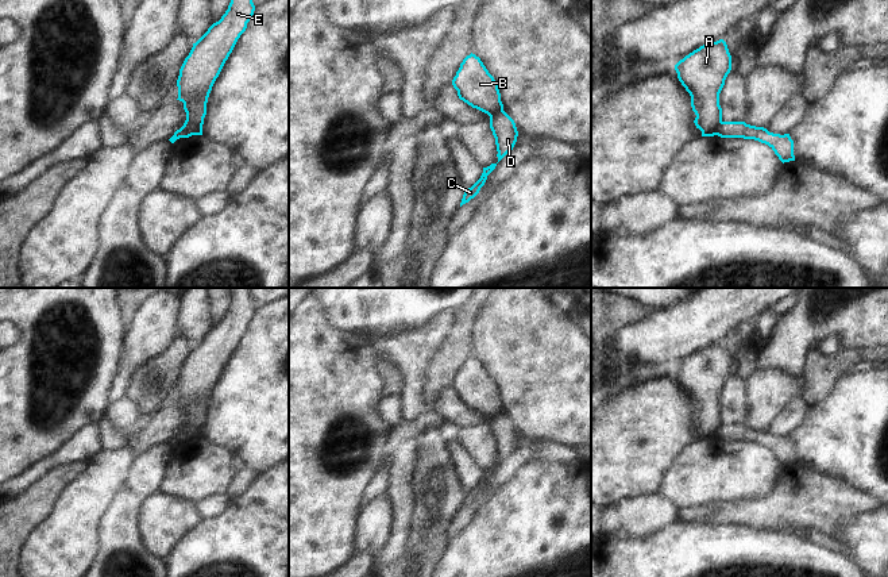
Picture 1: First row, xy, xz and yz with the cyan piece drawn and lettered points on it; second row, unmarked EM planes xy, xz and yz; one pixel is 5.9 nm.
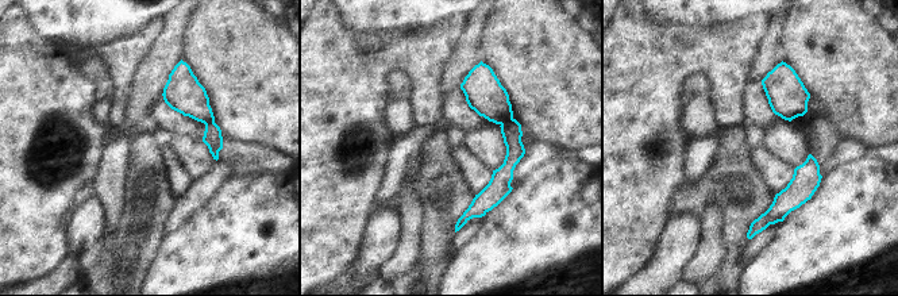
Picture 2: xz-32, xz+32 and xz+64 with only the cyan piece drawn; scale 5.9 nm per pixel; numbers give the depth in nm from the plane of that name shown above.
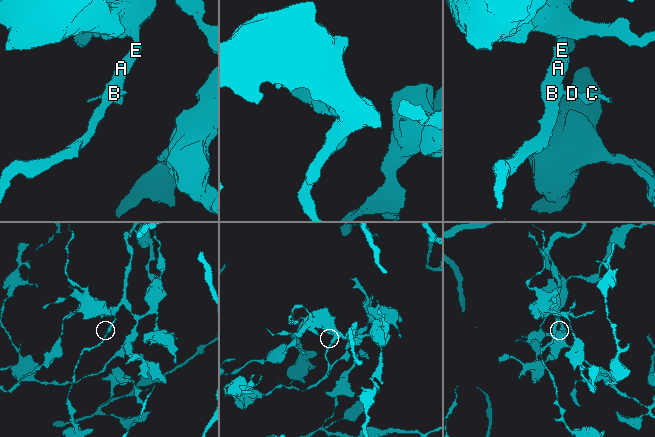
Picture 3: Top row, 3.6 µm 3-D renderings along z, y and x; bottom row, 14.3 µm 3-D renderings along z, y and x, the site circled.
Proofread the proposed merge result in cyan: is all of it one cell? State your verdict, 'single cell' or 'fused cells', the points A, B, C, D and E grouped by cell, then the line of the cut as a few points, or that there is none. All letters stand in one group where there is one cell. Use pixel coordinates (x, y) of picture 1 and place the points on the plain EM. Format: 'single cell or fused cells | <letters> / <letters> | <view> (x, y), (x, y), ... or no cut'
fused cells | A B E / C D | xz (502, 412), (490, 419)

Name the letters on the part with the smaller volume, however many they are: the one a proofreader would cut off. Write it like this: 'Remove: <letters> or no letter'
Remove: C, D

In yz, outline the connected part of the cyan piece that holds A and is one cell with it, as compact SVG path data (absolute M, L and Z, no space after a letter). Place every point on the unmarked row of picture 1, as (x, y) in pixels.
M723 342L706 346L675 368L677 381L691 399L696 431L702 439L717 438L722 426L719 396L731 373L731 358Z

